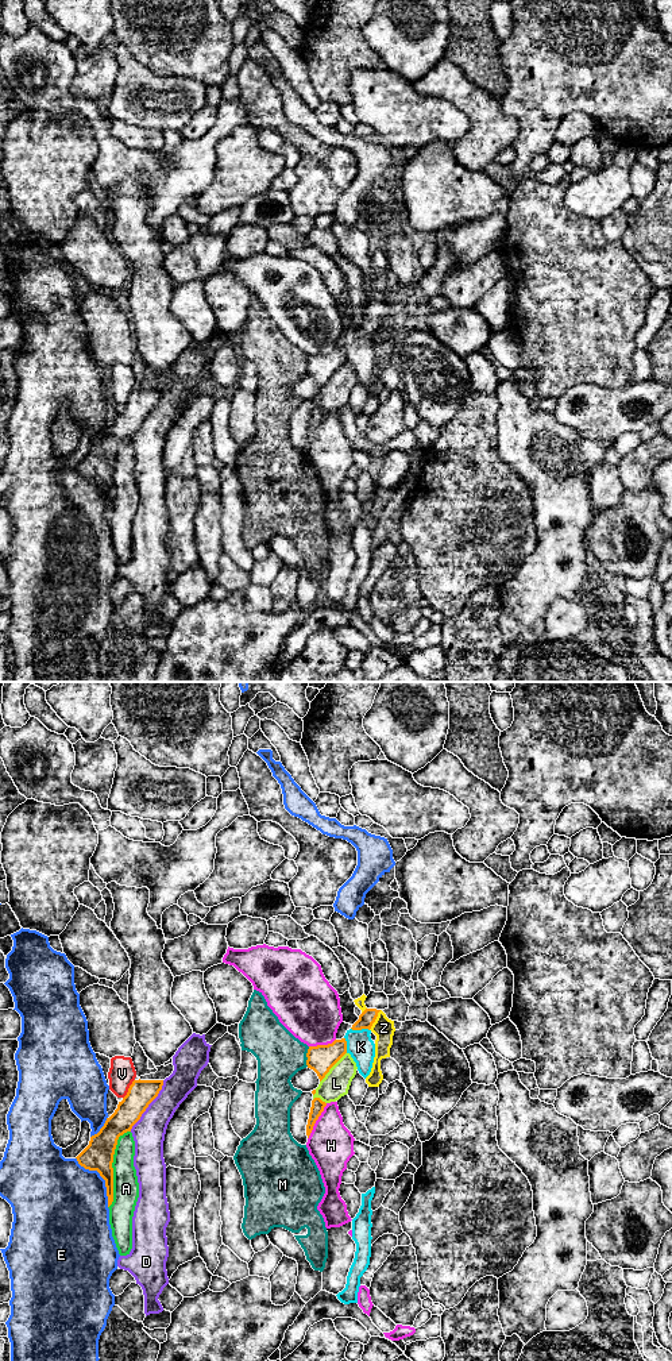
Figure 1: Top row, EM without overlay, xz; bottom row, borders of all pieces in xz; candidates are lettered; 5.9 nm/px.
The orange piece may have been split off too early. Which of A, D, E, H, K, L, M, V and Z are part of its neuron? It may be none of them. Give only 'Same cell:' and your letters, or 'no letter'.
Same cell: no letter

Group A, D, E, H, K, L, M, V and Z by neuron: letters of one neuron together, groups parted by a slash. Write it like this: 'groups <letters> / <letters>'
groups A / D / E / H / K / L / M / V / Z

